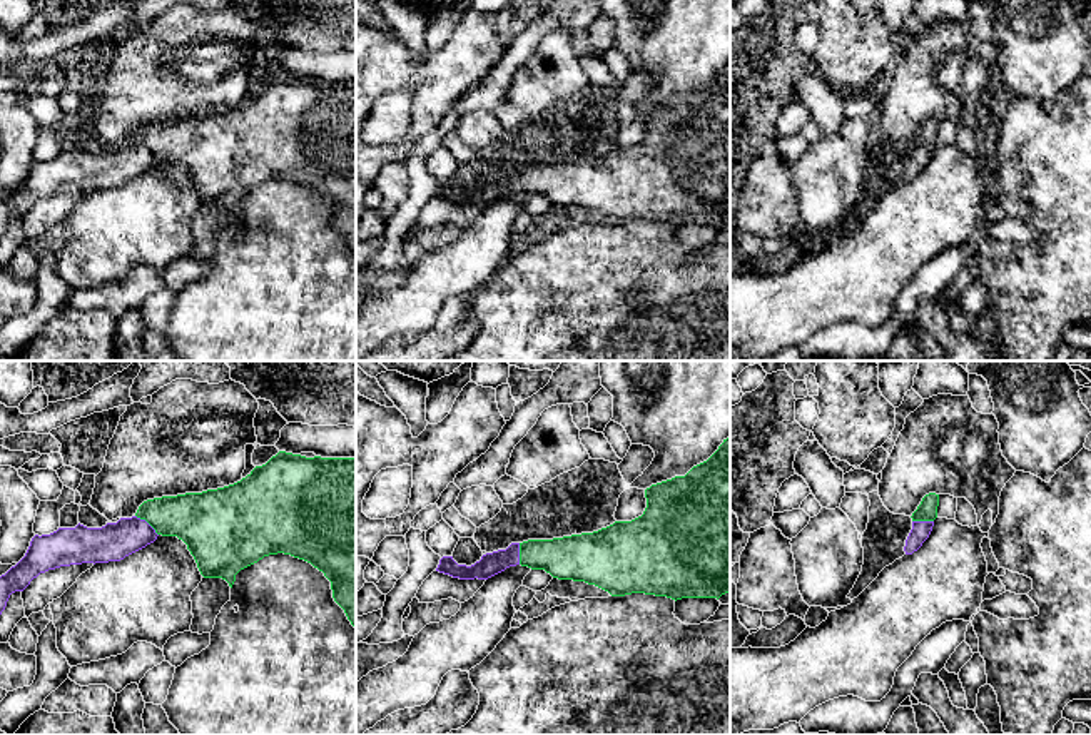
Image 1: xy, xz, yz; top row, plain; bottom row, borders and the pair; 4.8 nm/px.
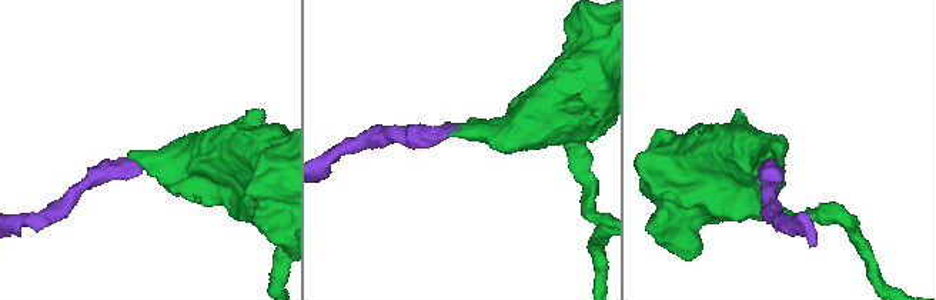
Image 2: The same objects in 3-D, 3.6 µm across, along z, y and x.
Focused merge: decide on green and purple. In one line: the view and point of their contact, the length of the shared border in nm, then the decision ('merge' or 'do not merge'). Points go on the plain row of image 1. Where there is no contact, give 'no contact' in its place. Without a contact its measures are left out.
xy (147, 147) | 150 nm | merge

